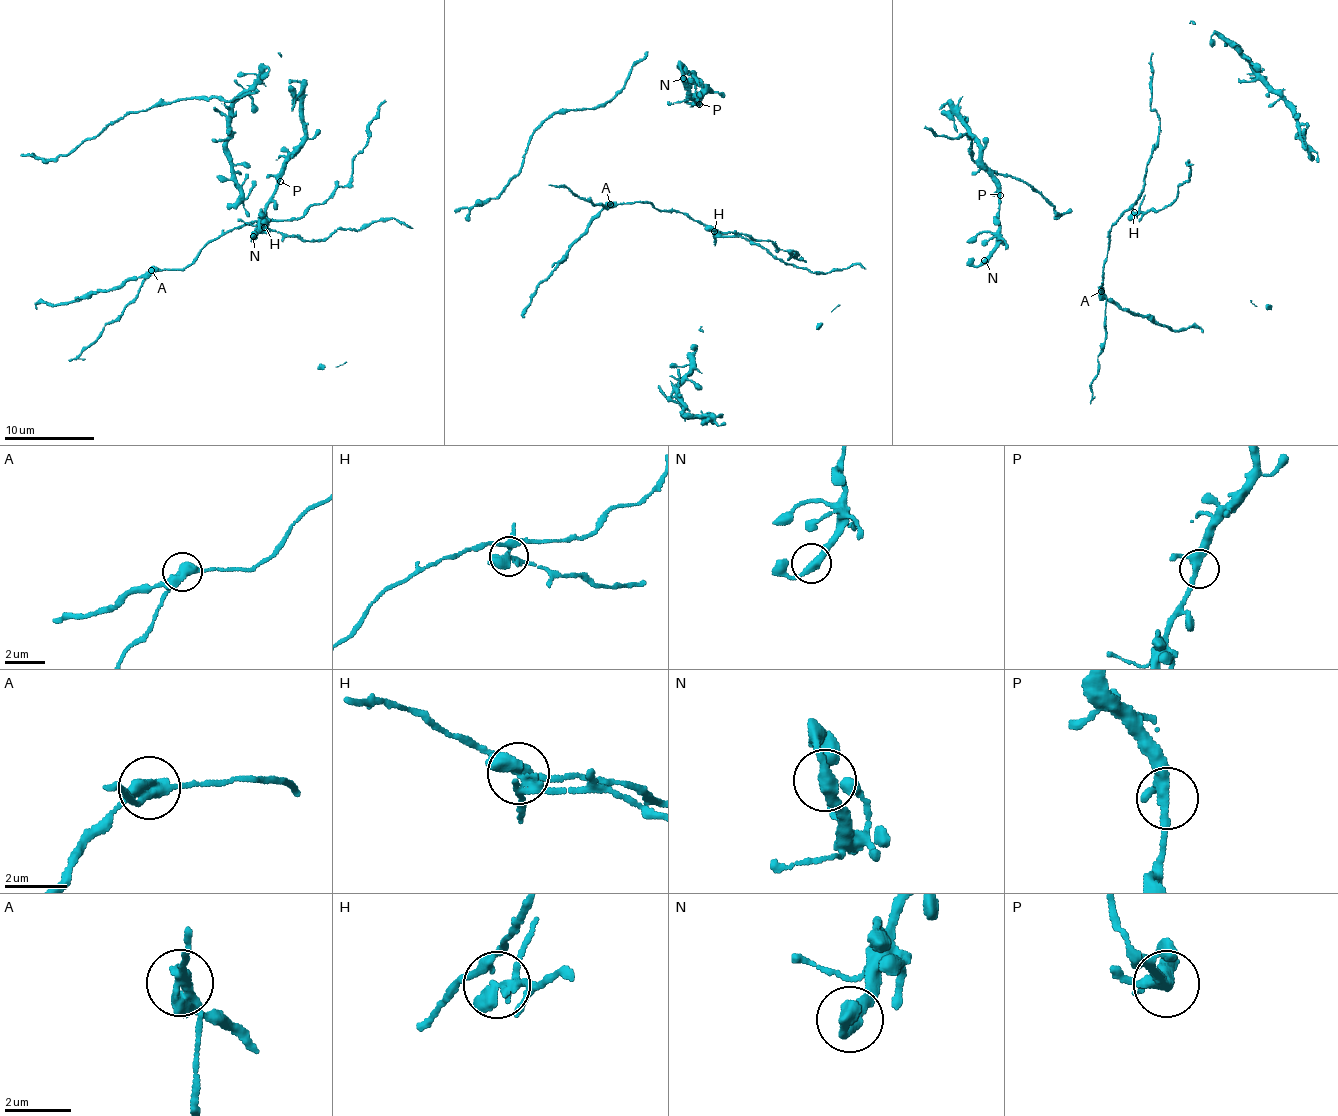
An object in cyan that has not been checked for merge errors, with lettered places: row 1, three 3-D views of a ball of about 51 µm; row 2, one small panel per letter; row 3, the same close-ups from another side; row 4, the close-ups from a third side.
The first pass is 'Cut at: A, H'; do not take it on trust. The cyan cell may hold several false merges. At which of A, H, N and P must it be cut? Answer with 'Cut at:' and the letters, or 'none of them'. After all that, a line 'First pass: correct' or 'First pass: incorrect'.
Cut at: A, H
First pass: correct

